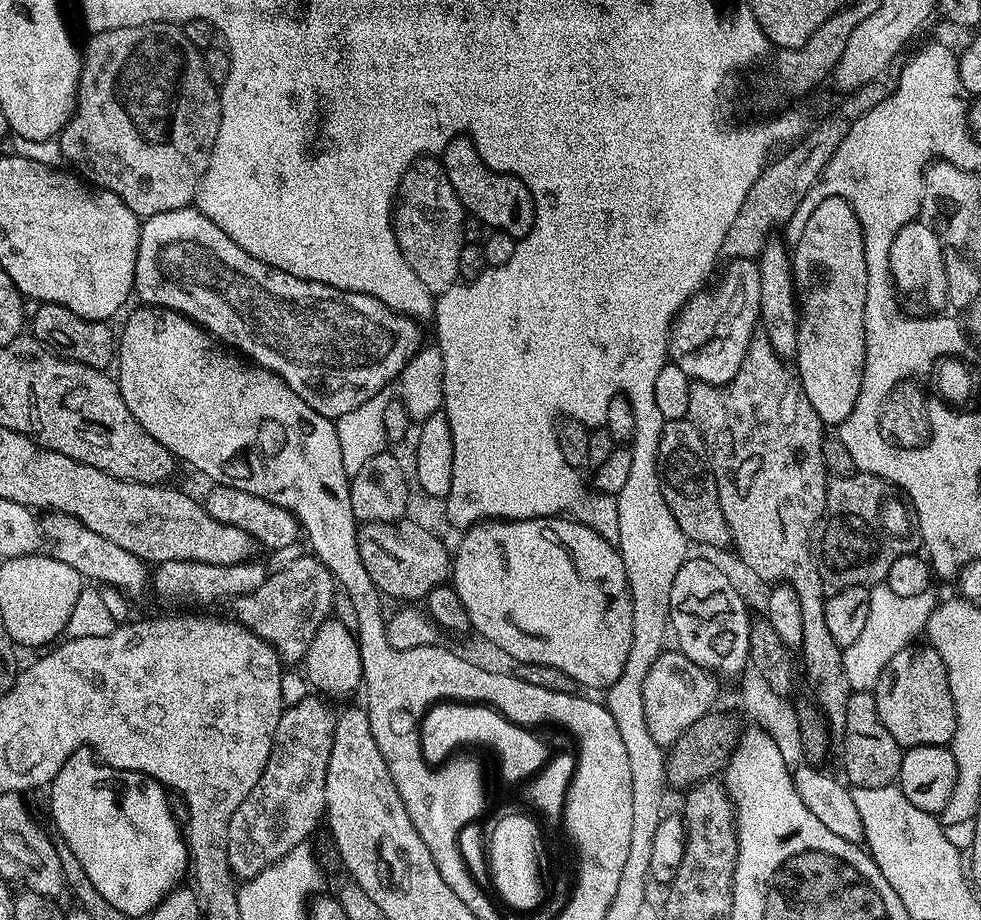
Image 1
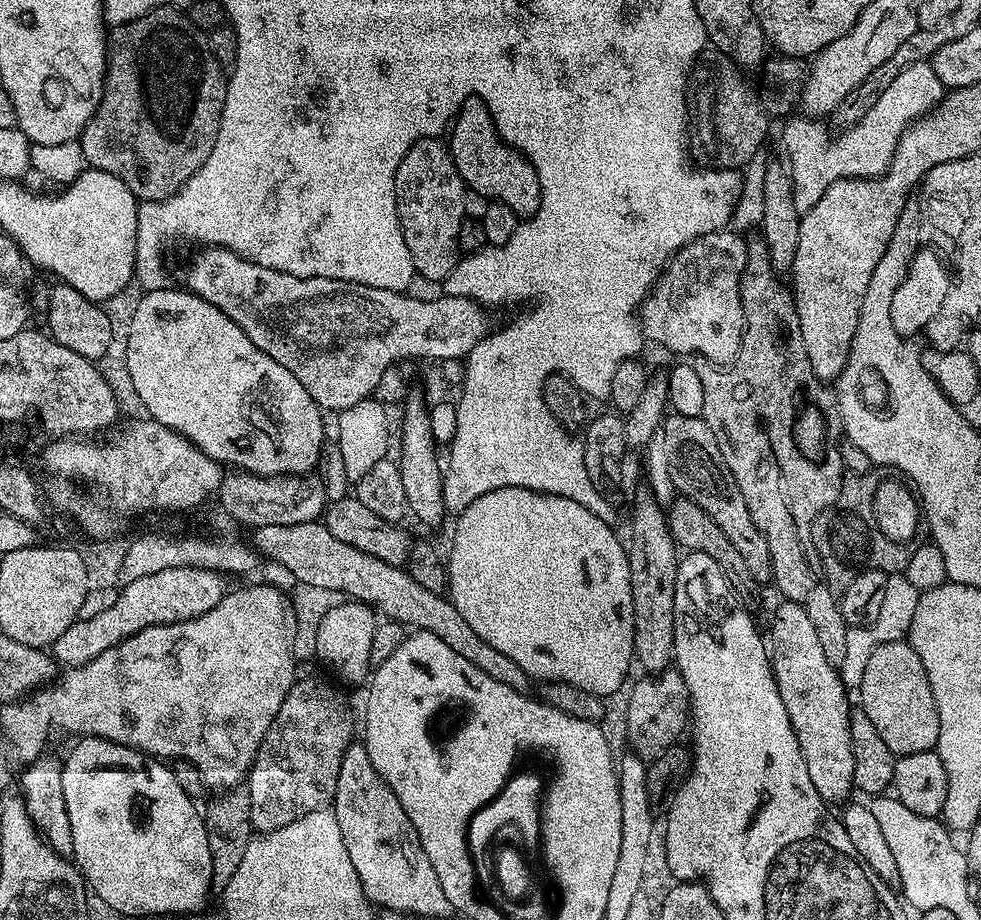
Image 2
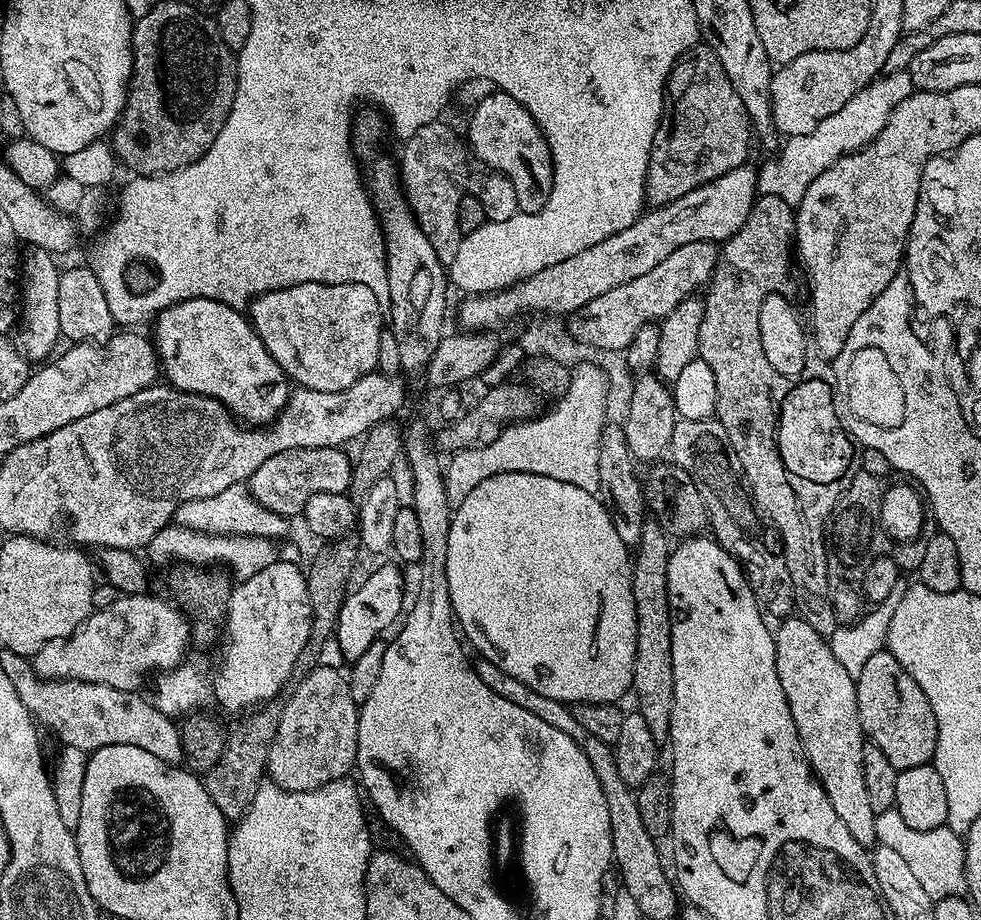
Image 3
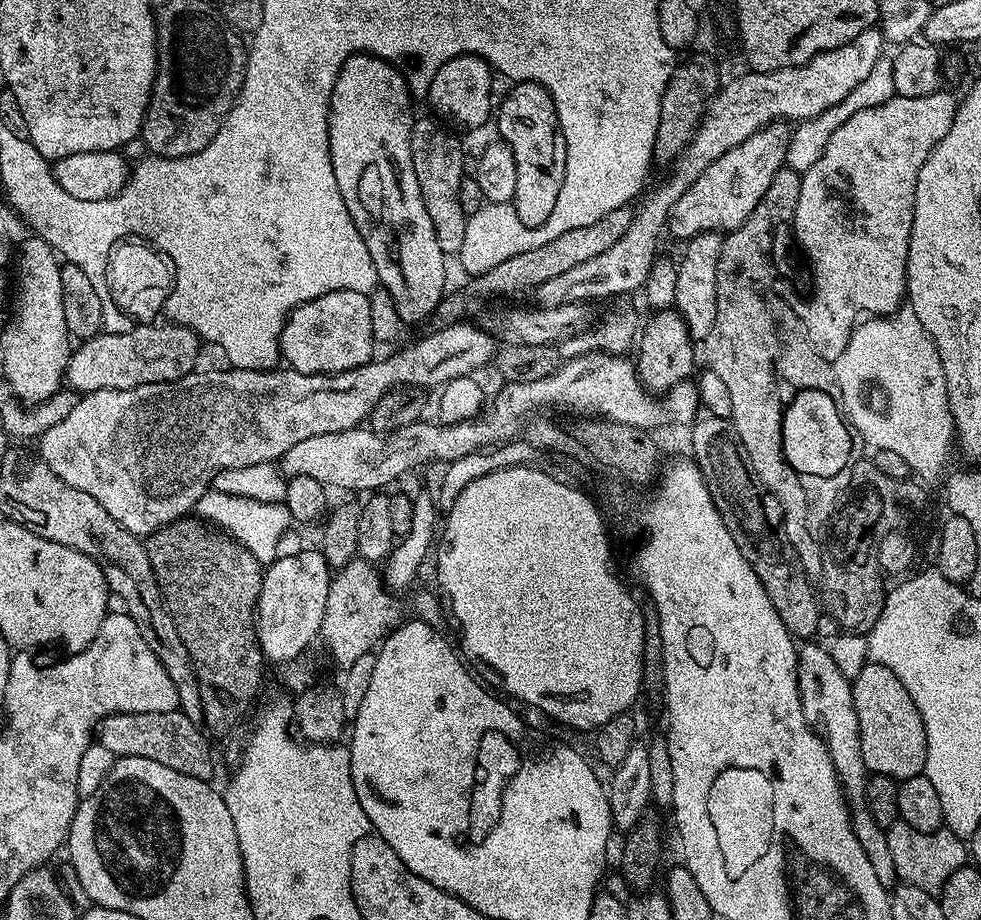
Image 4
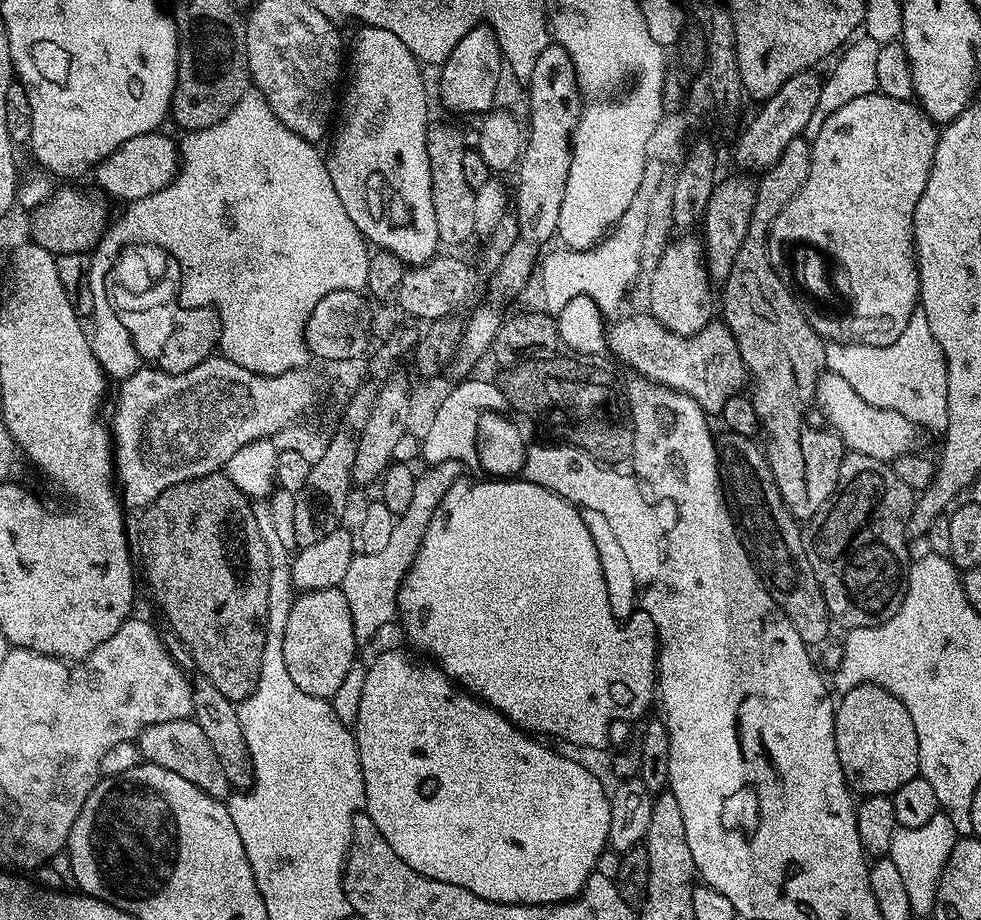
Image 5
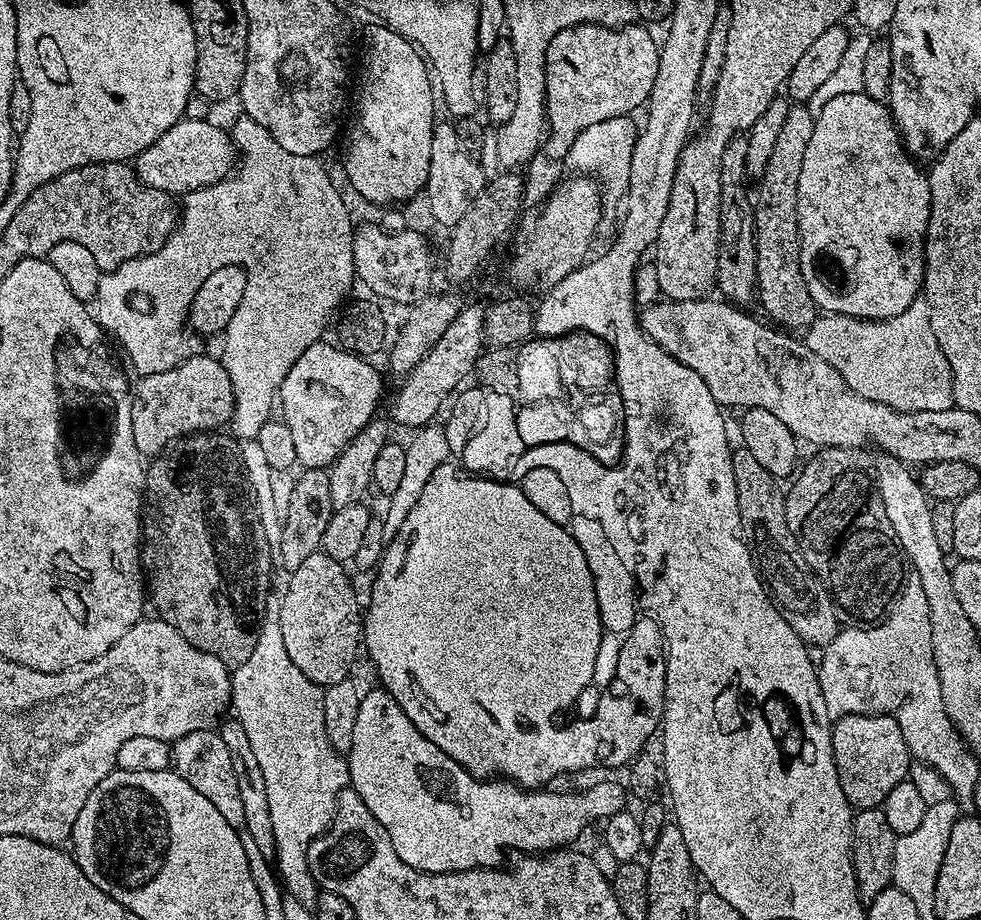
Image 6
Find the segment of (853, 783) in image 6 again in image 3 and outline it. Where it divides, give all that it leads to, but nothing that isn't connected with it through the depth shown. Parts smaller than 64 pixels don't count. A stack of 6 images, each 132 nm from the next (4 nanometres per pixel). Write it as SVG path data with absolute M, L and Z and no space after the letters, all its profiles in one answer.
M887 650L870 654L862 674L854 677L858 694L858 718L862 722L865 737L896 769L922 766L933 763L935 747L938 743L938 722L934 719L934 709L922 694L922 686L902 670L902 662Z

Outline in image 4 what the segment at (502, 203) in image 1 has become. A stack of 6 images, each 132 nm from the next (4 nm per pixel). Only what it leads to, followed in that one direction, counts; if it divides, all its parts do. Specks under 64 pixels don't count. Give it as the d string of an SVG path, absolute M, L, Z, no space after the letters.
M529 80L513 83L509 88L512 89L495 109L494 124L500 131L499 139L512 148L518 170L514 210L526 226L533 228L542 226L554 214L554 202L558 202L566 178L566 142L548 89Z

